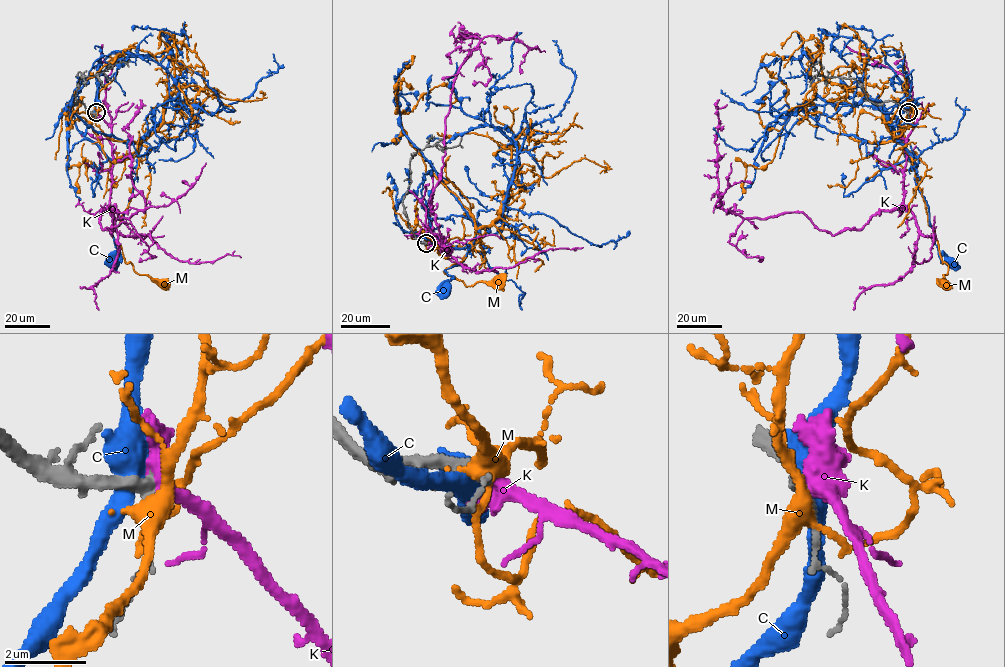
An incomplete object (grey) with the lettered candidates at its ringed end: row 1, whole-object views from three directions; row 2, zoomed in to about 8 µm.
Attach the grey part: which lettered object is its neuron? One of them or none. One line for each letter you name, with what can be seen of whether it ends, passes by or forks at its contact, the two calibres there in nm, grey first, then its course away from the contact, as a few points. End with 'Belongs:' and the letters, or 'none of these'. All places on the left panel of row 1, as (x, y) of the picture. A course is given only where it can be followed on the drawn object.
K: It passes by. Thickness 260 nm (grey) against 480 nm. Its course: (96, 113), (111, 127), (99, 222), (111, 235), (114, 212), (145, 208), (124, 129), (140, 99)
Belongs: K

